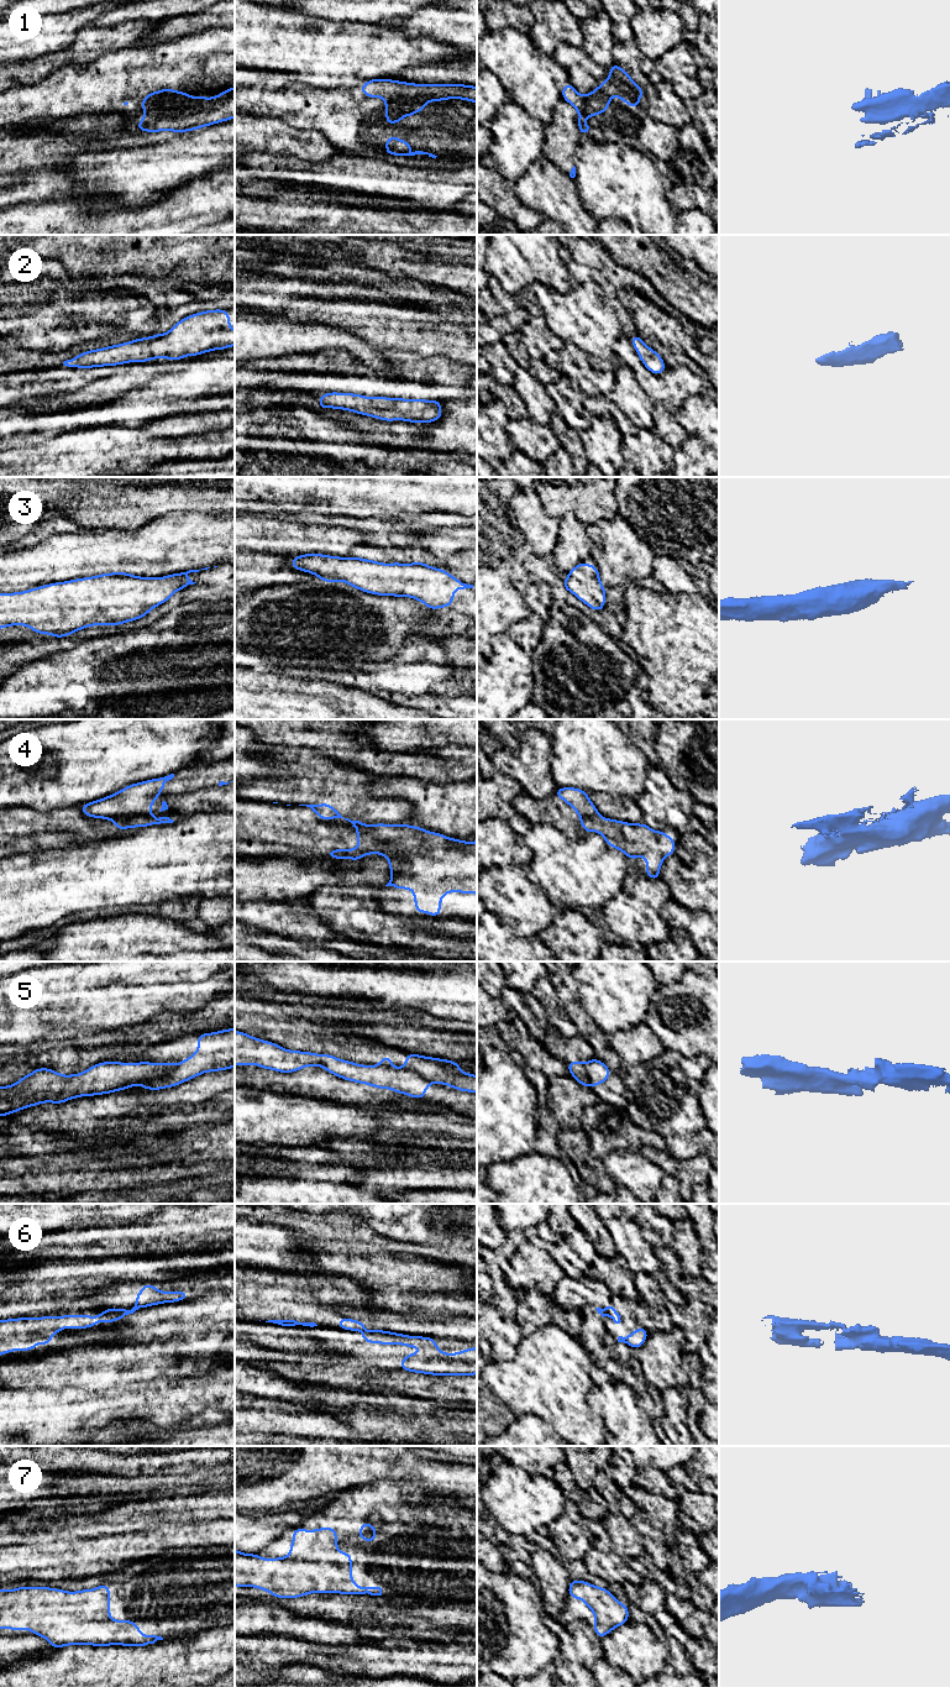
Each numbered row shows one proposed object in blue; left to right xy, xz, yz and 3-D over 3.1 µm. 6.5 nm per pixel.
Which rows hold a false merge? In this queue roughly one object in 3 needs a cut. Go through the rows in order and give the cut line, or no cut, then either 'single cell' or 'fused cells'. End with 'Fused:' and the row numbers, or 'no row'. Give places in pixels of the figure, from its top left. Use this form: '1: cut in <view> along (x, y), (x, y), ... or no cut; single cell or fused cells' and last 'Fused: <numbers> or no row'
1: no cut; single cell
2: no cut; single cell
3: no cut; single cell
4: cut in xy along (148, 815), (135, 815), (115, 821); fused cells
5: cut in xy along (176, 1064), (163, 1075), (153, 1078), (142, 1085); fused cells
6: no cut; single cell
7: no cut; single cell
Fused: 4, 5

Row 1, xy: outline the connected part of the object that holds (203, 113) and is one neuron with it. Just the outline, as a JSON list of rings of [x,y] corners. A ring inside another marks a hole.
[[[166,87],[162,91],[149,91],[138,104],[145,109],[145,116],[135,124],[136,130],[188,132],[233,119],[235,87],[214,98],[189,96],[185,91],[174,91],[170,87]]]

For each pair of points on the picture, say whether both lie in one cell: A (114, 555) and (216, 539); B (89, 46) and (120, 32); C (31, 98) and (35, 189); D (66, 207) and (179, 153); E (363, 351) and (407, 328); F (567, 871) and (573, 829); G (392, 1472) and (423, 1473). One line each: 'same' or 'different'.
A: same
B: same
C: different
D: different
E: different
F: different
G: same

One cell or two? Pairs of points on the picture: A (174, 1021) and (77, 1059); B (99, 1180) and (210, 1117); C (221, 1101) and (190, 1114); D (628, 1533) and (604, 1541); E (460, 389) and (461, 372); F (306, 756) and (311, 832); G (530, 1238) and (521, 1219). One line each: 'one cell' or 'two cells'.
A: one cell
B: two cells
C: one cell
D: one cell
E: one cell
F: two cells
G: two cells

